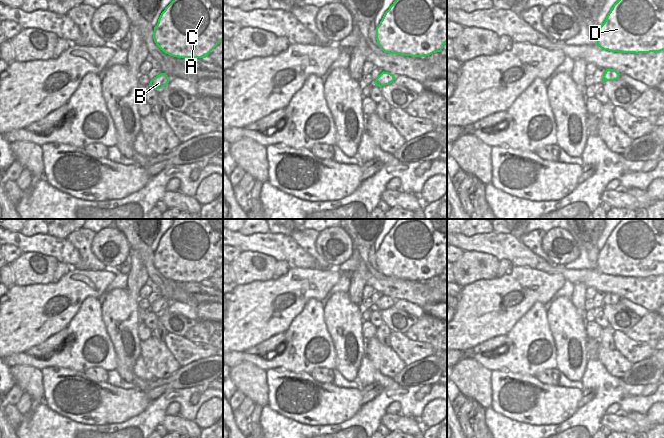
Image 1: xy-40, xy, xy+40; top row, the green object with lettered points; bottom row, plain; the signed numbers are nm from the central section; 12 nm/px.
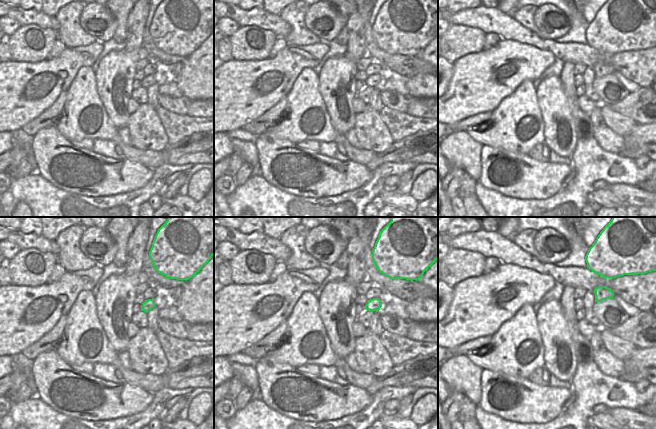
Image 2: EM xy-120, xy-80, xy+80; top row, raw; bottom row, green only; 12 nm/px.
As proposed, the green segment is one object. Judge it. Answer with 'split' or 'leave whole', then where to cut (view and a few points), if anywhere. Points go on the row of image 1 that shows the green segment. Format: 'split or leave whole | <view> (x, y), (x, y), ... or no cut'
leave whole | no cut

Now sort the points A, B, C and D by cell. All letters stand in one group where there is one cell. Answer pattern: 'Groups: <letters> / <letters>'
Groups: A B C D

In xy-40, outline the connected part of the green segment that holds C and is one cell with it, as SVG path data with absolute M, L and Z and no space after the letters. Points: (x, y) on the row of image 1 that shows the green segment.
M173 0L161 13L153 39L170 56L206 58L223 40L223 0Z

